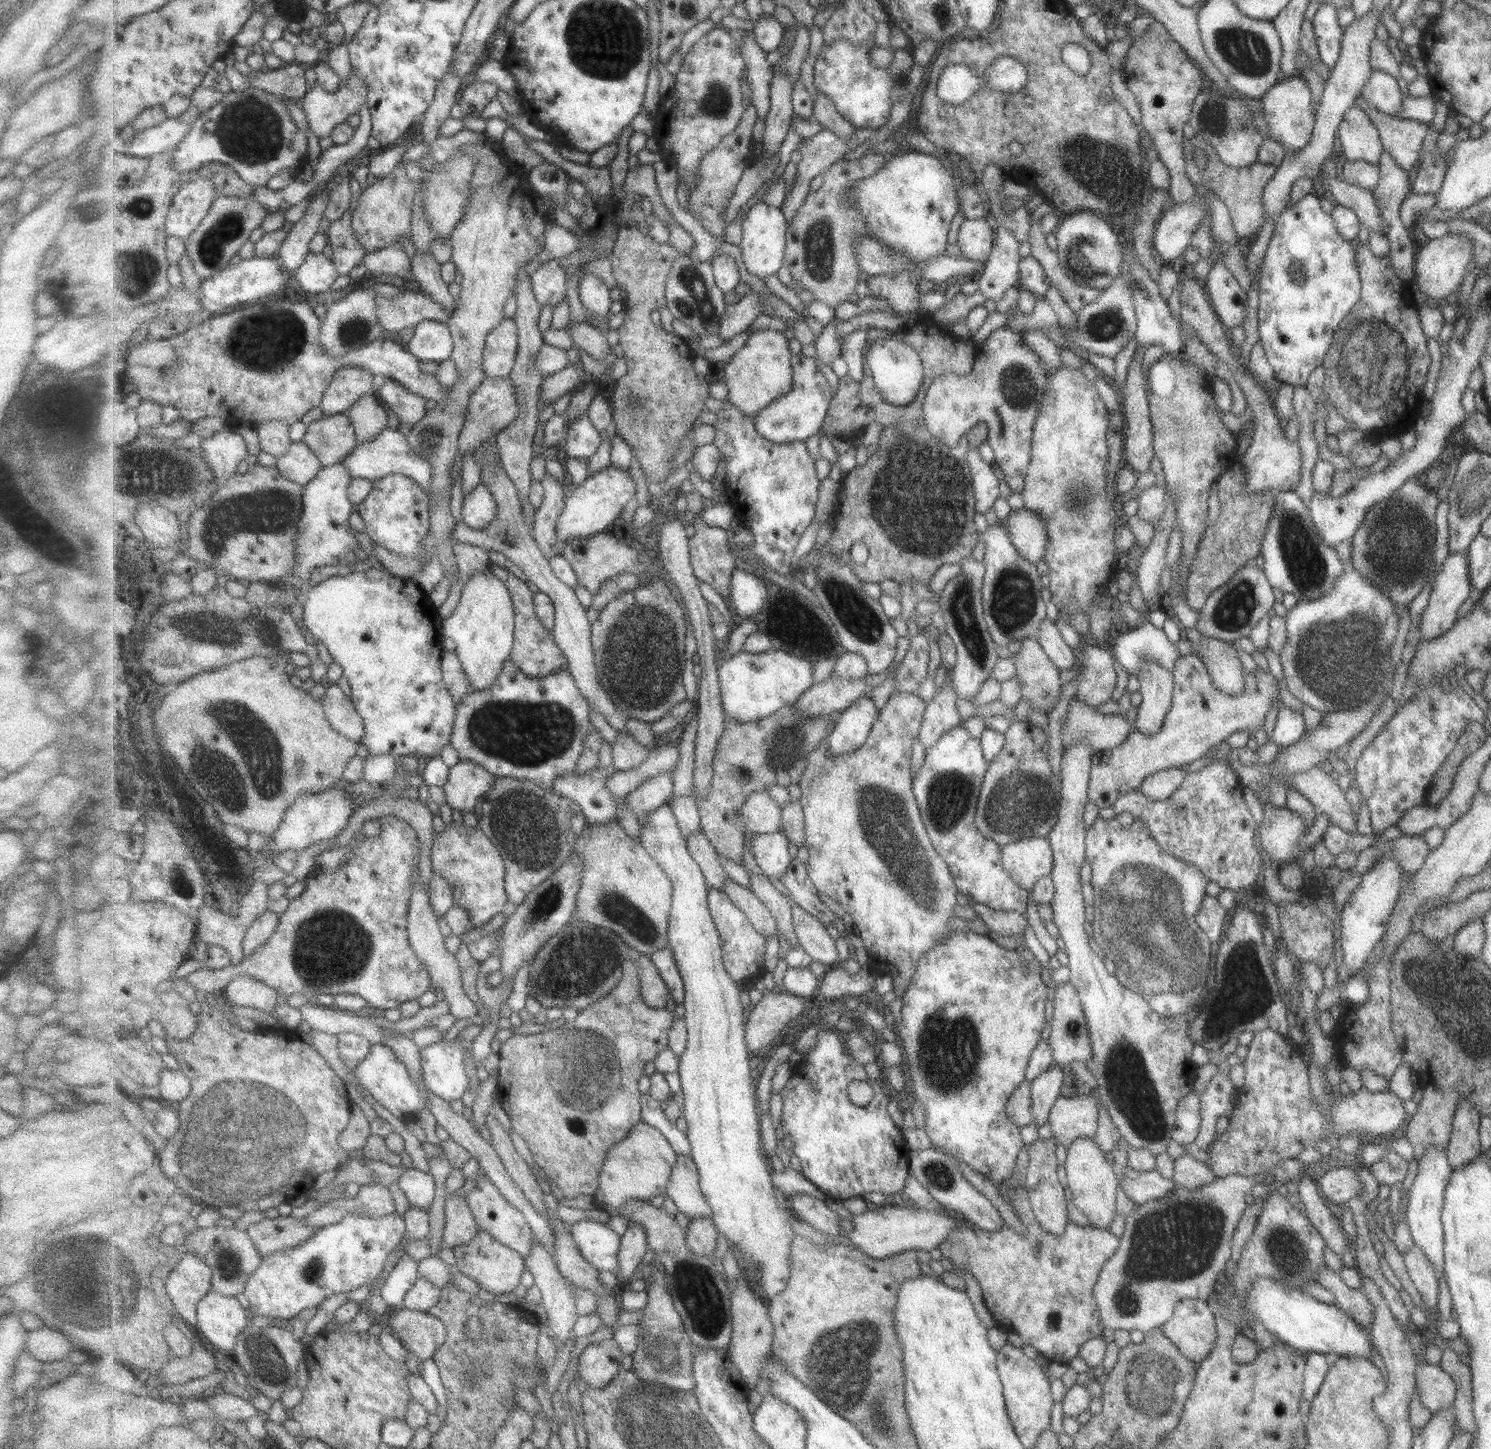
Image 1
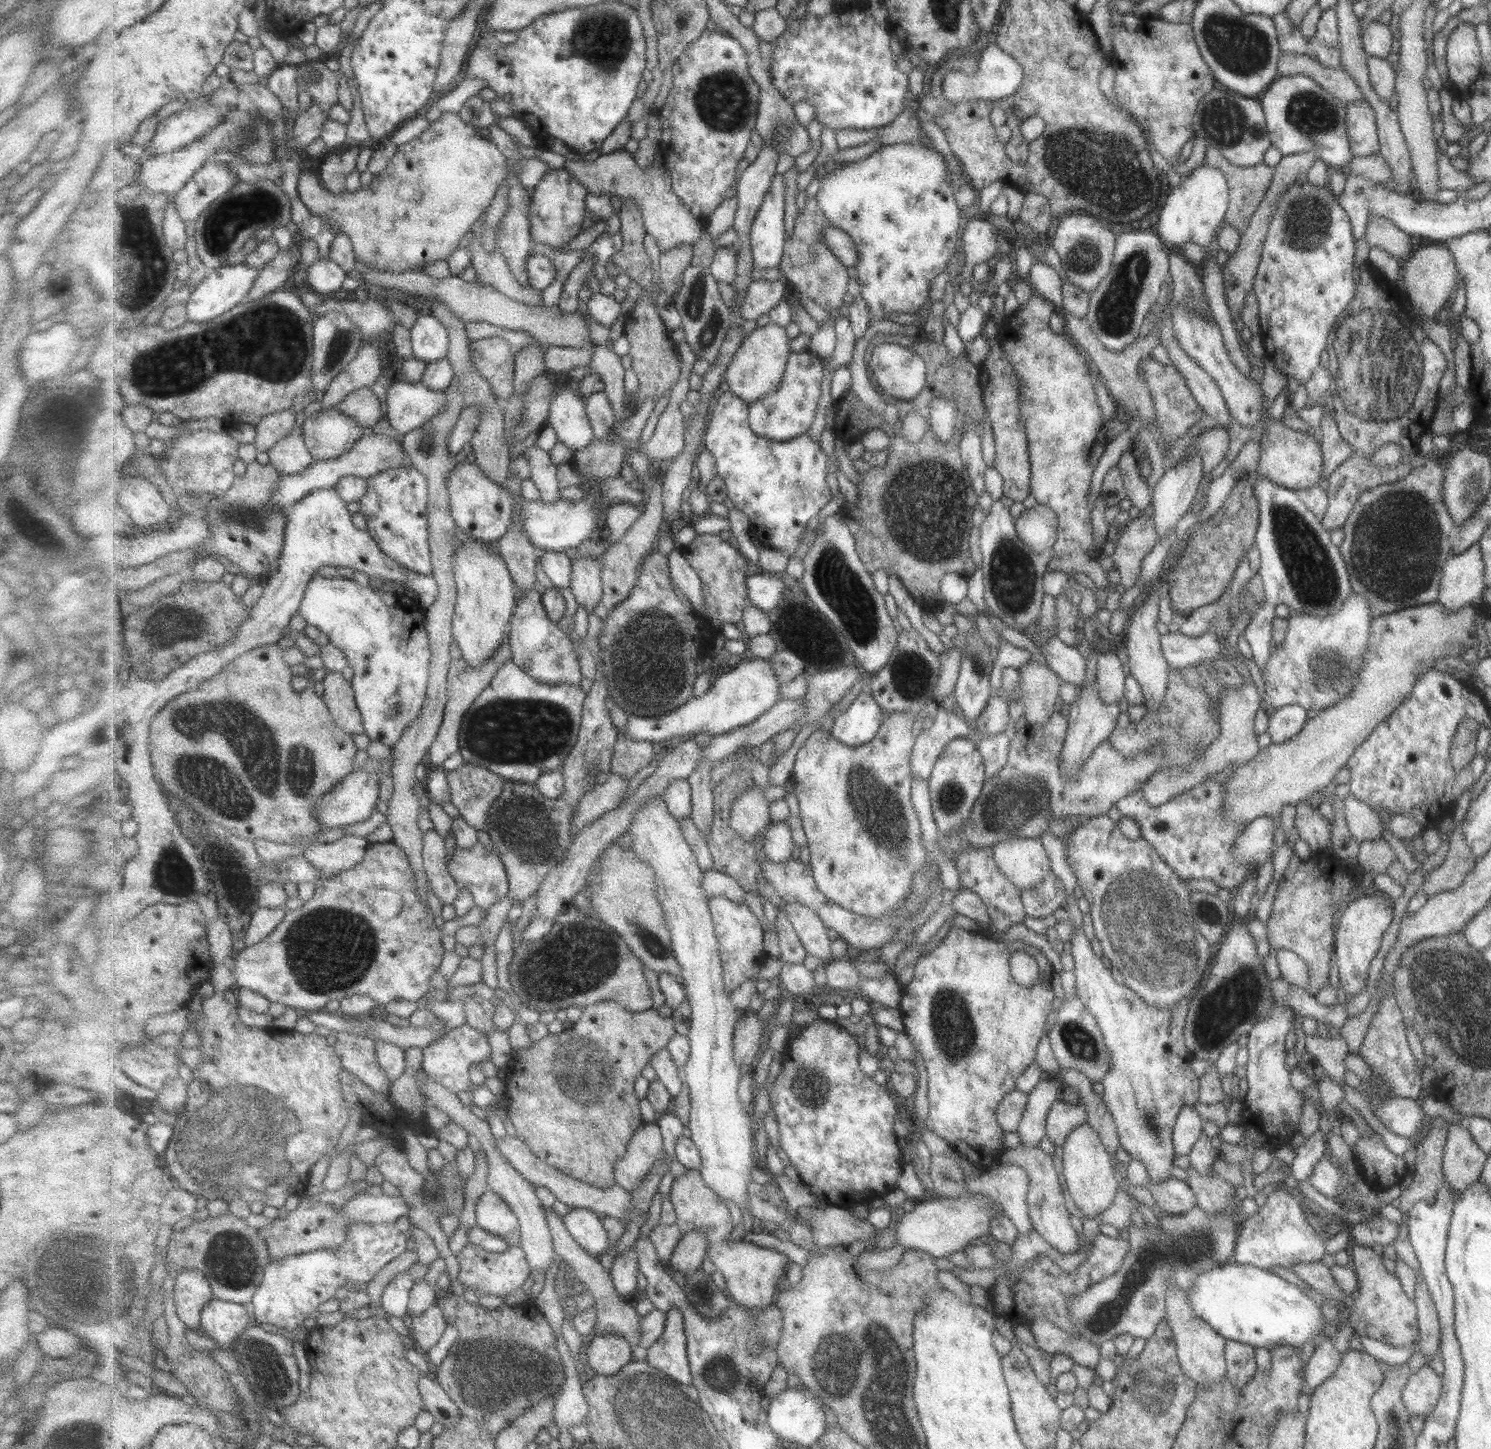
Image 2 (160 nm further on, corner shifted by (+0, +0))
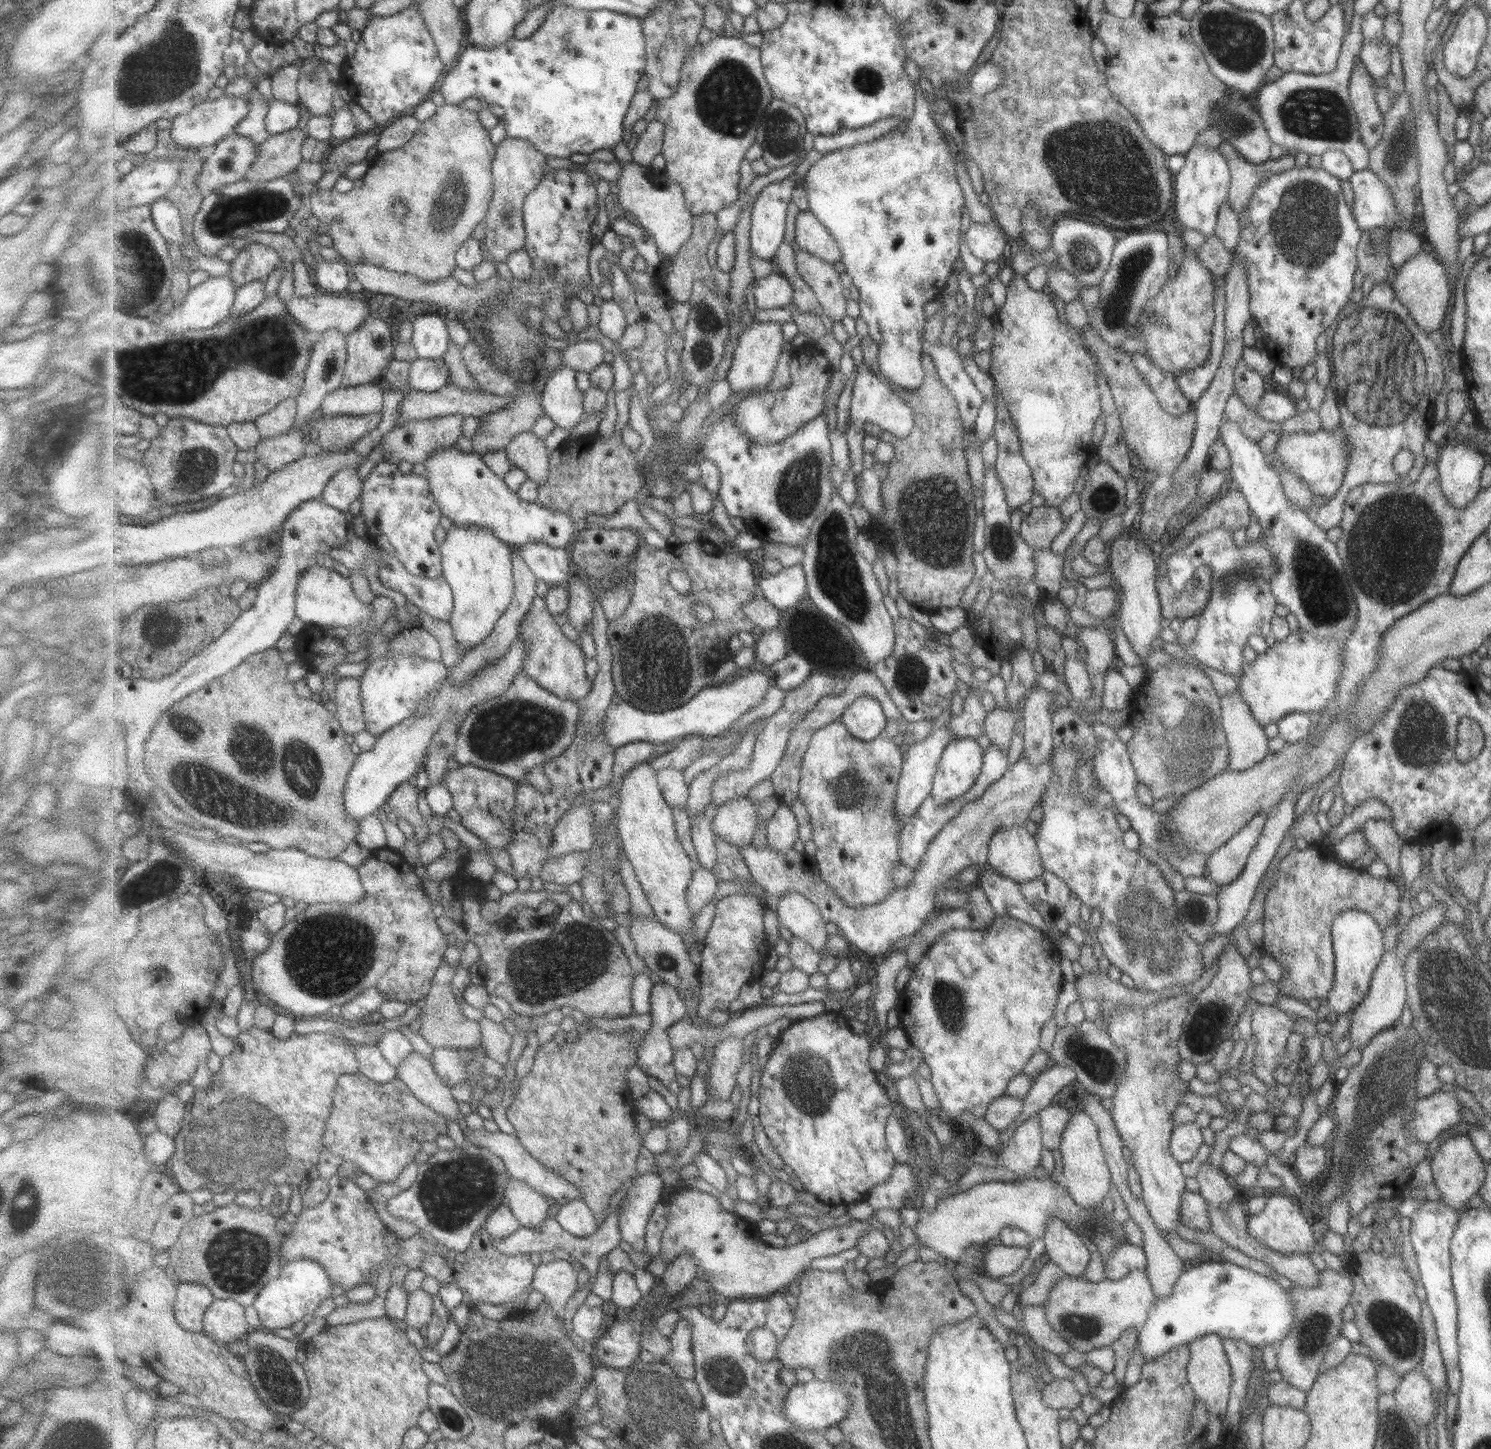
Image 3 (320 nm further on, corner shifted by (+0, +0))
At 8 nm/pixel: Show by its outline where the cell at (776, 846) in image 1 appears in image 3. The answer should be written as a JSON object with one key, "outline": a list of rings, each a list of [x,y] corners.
{"outline":[[[780,804],[778,811],[767,822],[768,847],[786,853],[800,839],[800,820],[791,806]]]}

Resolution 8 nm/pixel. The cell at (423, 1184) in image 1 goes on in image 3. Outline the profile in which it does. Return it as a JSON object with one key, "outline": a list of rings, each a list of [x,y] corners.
{"outline":[[[359,1072],[340,1076],[323,1142],[325,1148],[341,1156],[343,1162],[352,1162],[359,1167],[360,1172],[380,1183],[392,1183],[401,1176],[405,1167],[422,1157],[421,1150],[425,1142],[436,1142],[438,1136],[447,1134],[448,1118],[415,1096],[401,1079],[395,1077],[387,1084],[379,1084]]]}

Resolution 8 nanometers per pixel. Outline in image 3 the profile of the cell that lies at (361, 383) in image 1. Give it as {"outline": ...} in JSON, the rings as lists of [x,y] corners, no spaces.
{"outline":[[[374,311],[369,316],[369,320],[365,320],[365,324],[361,324],[361,328],[357,328],[346,338],[347,360],[342,386],[345,388],[363,386],[370,384],[378,376],[384,375],[389,363],[394,360],[395,345],[396,338],[393,336],[389,324]]]}

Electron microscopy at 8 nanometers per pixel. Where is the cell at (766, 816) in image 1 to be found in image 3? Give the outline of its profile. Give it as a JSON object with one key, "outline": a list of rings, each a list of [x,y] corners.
{"outline":[[[737,798],[717,809],[712,820],[716,838],[744,847],[750,844],[759,826],[758,804],[749,798]]]}

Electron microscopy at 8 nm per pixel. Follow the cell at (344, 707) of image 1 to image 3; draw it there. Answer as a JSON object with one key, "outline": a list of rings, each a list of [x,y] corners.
{"outline":[[[359,678],[339,679],[335,689],[335,716],[351,737],[365,731],[362,682]]]}

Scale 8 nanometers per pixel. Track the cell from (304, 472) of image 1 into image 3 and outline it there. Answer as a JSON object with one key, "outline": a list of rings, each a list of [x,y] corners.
{"outline":[[[300,428],[279,436],[262,438],[255,447],[257,458],[270,471],[276,471],[305,456],[305,441]]]}

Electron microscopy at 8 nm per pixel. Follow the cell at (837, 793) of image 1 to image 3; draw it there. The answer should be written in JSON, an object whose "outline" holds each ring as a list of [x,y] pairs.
{"outline":[[[842,718],[835,722],[831,722],[829,726],[821,728],[812,739],[807,754],[803,758],[802,778],[800,783],[799,800],[807,806],[809,814],[812,818],[813,838],[812,841],[816,846],[815,860],[817,862],[817,868],[819,868],[819,876],[821,880],[825,881],[831,886],[832,891],[835,891],[850,907],[862,907],[871,906],[878,902],[883,902],[892,892],[894,888],[894,880],[892,879],[895,874],[895,868],[897,866],[903,866],[901,863],[901,832],[905,828],[905,824],[902,824],[896,817],[897,808],[897,788],[900,784],[900,778],[904,772],[904,758],[906,746],[901,742],[897,742],[898,738],[889,738],[884,734],[881,735],[875,741],[863,741],[855,736],[849,734],[849,730],[845,728]]]}

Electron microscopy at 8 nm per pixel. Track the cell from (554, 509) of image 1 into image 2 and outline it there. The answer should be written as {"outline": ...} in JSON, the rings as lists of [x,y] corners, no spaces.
{"outline":[[[538,445],[530,446],[525,452],[530,464],[530,479],[540,490],[539,500],[547,504],[560,498],[560,480],[558,479],[558,465],[553,464],[549,451],[542,450]]]}

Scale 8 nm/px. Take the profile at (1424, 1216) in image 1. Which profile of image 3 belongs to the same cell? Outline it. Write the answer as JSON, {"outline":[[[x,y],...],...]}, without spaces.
{"outline":[[[1422,1201],[1419,1209],[1411,1214],[1409,1244],[1413,1248],[1421,1286],[1425,1291],[1425,1304],[1429,1307],[1439,1354],[1443,1361],[1448,1384],[1447,1394],[1457,1394],[1460,1383],[1458,1369],[1458,1347],[1456,1344],[1456,1302],[1451,1287],[1449,1274],[1449,1239],[1457,1225],[1458,1214],[1437,1201]]]}

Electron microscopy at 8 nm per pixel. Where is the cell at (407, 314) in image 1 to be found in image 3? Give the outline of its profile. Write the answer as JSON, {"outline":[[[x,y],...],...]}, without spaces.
{"outline":[[[321,292],[307,298],[295,296],[287,309],[307,333],[318,336],[332,328],[350,335],[374,313],[374,308],[361,300]]]}

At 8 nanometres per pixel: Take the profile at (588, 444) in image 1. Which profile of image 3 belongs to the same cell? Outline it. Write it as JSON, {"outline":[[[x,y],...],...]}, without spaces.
{"outline":[[[558,367],[548,377],[540,401],[543,412],[569,432],[584,418],[584,392],[577,386],[577,369]]]}

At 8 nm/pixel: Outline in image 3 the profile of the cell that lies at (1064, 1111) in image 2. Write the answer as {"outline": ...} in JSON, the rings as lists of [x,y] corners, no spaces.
{"outline":[[[1055,1104],[1047,1105],[1036,1114],[1043,1148],[1051,1151],[1059,1146],[1060,1136],[1067,1126],[1069,1115],[1071,1113],[1068,1109]]]}

